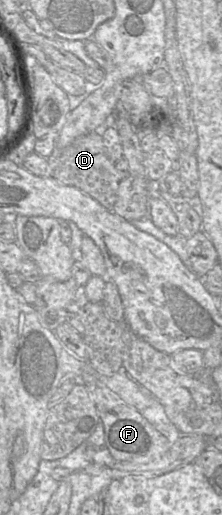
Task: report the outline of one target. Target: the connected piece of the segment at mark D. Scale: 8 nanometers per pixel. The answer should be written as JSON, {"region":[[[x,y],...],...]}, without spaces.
{"region":[[[95,130],[75,139],[63,148],[55,148],[47,158],[49,175],[65,185],[72,185],[97,200],[107,210],[112,211],[117,199],[119,180],[115,164],[106,154],[102,130]]]}

